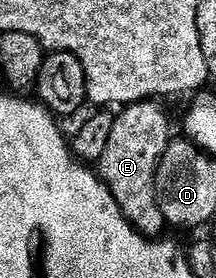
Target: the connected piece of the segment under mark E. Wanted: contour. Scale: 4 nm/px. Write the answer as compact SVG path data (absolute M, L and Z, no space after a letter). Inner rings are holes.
M148 99L125 105L115 115L108 146L104 146L104 154L96 161L96 171L116 198L120 210L126 215L126 221L137 232L151 238L161 237L165 233L162 231L167 231L168 228L158 205L158 191L154 179L158 174L162 156L170 145L172 133L170 116L158 104L161 103Z

